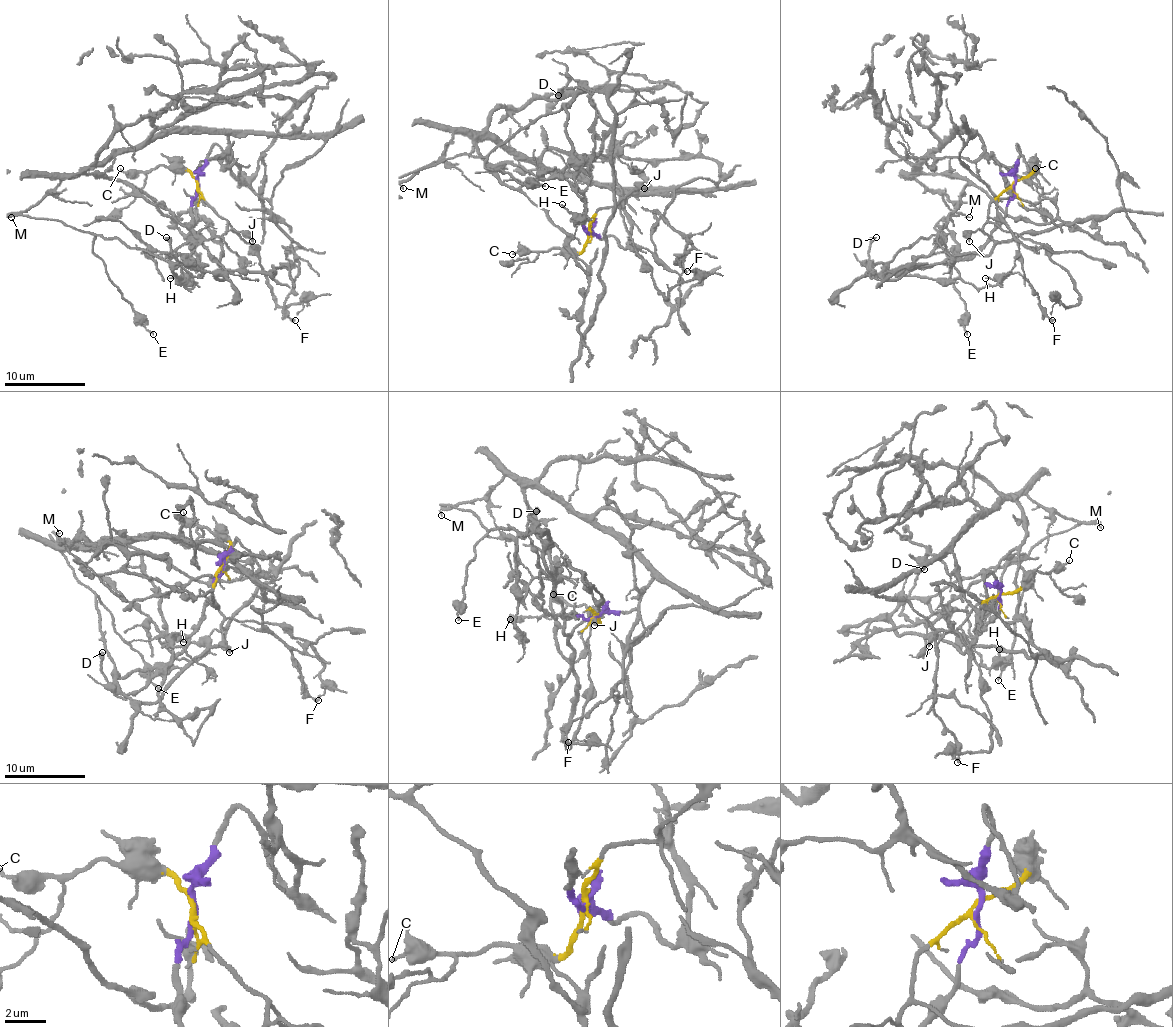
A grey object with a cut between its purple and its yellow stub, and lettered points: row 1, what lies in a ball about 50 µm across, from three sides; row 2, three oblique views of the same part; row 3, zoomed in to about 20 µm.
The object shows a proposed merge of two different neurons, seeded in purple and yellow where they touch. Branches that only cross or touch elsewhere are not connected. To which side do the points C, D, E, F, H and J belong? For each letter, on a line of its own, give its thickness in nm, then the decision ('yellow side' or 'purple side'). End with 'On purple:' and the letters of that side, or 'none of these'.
C: 140 nm | yellow side
D: 400 nm | purple side
E: 150 nm | yellow side
F: 220 nm | purple side
H: 130 nm | yellow side
J: 400 nm | yellow side
On purple: D, F

